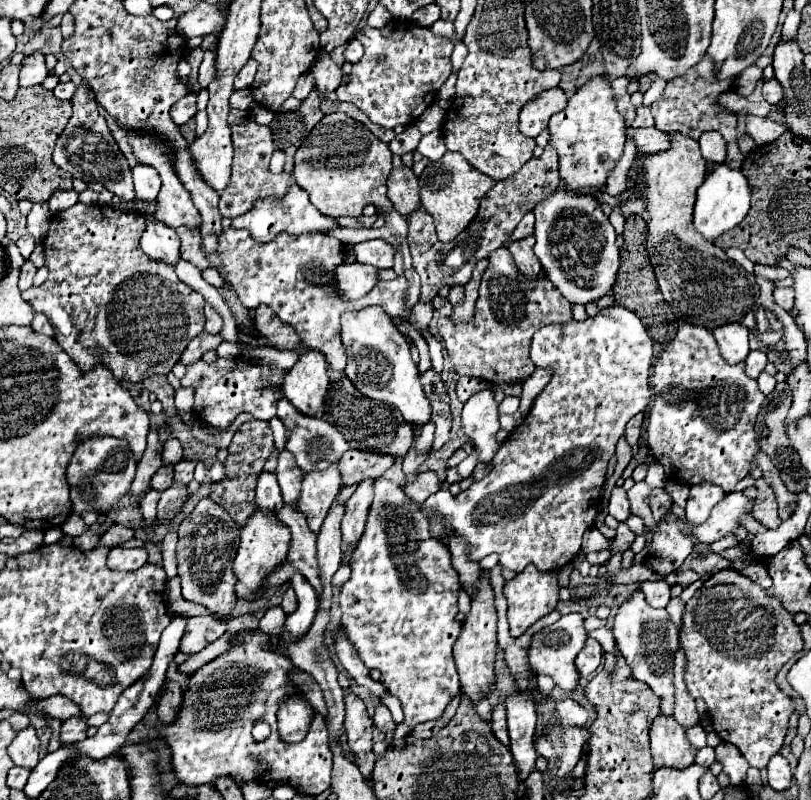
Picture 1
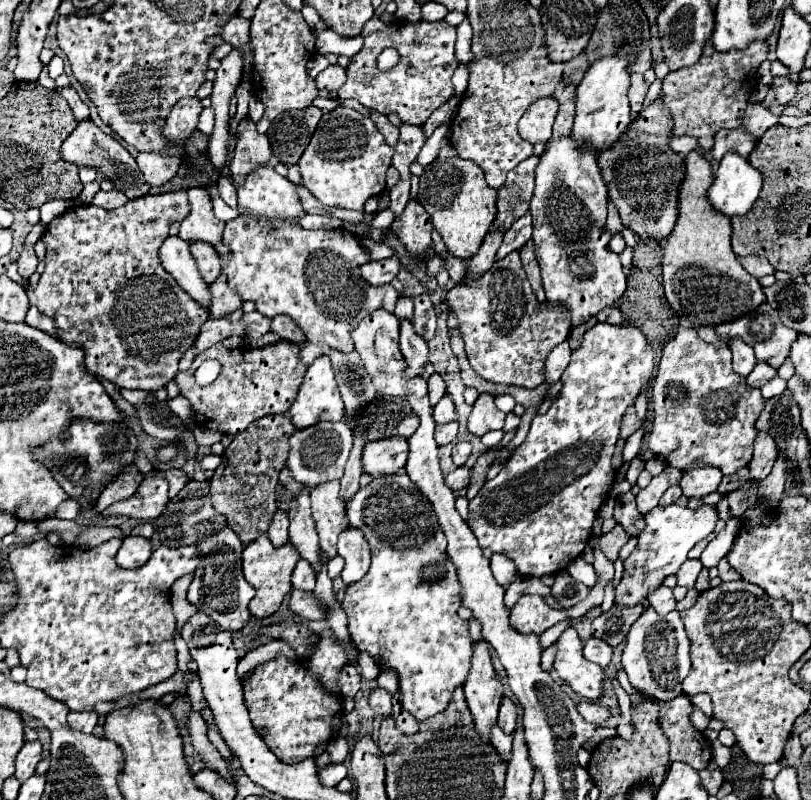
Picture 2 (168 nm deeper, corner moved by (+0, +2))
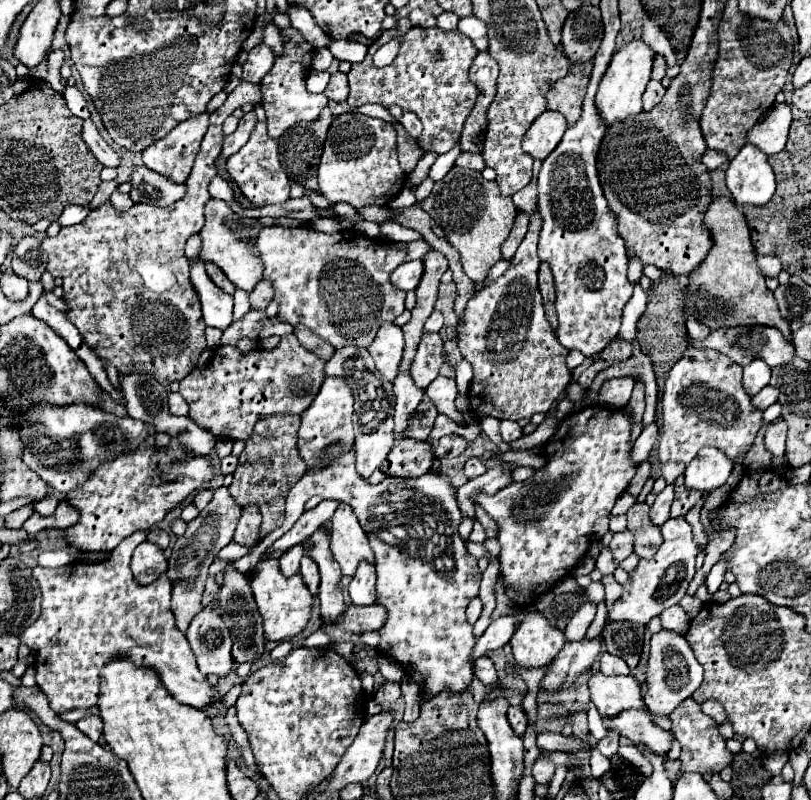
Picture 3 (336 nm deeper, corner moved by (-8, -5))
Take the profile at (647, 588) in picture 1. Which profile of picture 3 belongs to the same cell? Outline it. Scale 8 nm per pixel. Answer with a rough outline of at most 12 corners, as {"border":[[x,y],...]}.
{"border":[[679,605],[661,613],[663,629],[685,635],[689,617]]}

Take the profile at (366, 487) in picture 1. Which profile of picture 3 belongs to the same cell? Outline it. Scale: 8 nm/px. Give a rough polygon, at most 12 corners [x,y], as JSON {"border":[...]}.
{"border":[[361,563],[349,583],[355,605],[373,605],[375,565]]}

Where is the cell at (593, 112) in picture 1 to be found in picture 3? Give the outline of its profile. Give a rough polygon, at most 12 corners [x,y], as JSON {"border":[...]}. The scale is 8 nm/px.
{"border":[[643,39],[615,51],[597,109],[607,125],[643,111],[655,51]]}

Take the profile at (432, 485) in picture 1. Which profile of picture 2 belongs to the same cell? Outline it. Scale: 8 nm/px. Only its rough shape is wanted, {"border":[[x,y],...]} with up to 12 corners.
{"border":[[459,466],[445,476],[451,490],[469,484],[469,468]]}

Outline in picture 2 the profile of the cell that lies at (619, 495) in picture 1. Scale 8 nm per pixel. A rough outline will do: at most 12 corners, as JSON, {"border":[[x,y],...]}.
{"border":[[625,492],[615,502],[613,518],[629,536],[645,526],[635,496]]}

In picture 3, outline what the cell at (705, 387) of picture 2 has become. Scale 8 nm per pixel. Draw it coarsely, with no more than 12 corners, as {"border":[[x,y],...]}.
{"border":[[689,347],[665,381],[661,463],[749,451],[743,367]]}

